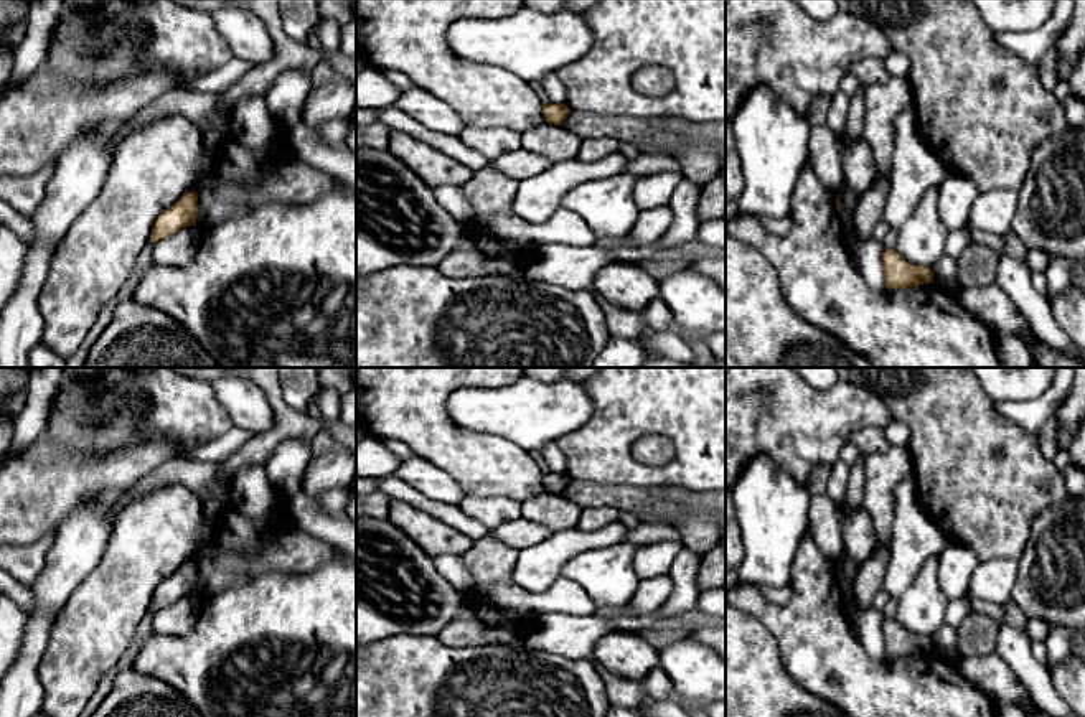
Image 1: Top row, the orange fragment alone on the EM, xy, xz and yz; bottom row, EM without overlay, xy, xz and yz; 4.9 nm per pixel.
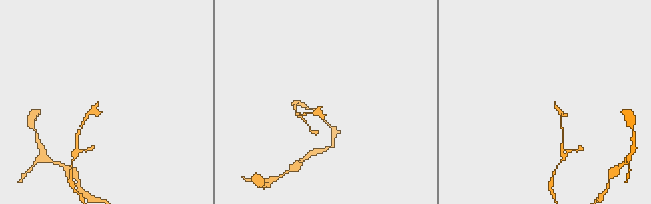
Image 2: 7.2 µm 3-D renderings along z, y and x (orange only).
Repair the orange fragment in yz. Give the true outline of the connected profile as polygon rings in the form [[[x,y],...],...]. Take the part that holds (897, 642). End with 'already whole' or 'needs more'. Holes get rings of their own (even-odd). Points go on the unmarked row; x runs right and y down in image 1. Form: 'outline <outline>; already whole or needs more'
outline [[[895,618],[884,620],[882,638],[887,658],[909,658],[933,651],[930,636],[910,635]]]; already whole

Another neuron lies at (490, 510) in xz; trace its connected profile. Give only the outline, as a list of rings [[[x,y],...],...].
[[[463,496],[457,504],[467,516],[488,527],[519,519],[523,503],[506,496]]]

